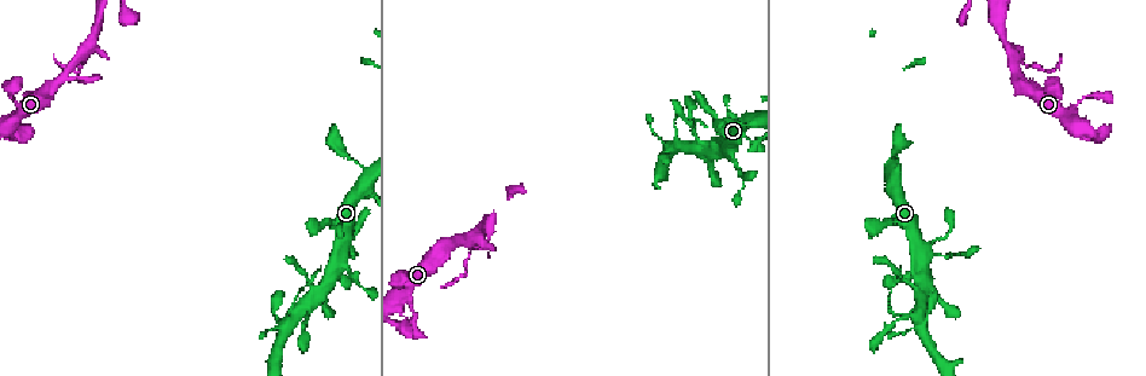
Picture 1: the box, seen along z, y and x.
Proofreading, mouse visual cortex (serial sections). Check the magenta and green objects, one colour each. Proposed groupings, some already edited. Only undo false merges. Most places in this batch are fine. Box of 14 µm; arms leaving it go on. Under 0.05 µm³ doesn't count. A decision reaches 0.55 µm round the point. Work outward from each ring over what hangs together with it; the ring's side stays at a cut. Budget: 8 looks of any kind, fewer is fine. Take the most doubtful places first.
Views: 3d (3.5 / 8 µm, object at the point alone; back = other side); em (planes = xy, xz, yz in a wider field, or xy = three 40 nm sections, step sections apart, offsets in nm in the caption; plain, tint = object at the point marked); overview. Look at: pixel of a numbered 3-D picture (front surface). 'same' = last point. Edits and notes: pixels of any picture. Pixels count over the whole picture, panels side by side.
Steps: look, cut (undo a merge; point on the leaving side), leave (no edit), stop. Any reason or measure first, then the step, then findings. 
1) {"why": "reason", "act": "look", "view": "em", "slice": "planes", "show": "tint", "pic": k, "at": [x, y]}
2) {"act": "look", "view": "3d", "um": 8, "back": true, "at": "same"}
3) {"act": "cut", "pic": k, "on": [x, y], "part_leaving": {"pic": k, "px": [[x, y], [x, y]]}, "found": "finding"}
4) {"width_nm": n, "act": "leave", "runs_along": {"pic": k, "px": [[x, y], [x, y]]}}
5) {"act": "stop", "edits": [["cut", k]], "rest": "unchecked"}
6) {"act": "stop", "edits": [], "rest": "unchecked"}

{"why": "arms part here", "act": "look", "view": "3d", "um": 3.5, "back": true, "pic": 1, "at": [1013, 59]}

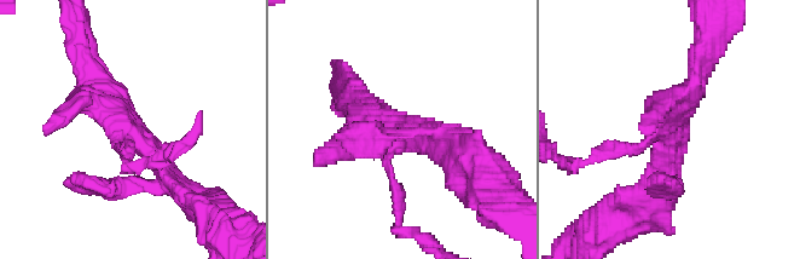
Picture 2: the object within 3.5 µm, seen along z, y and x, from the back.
{"act": "look", "view": "em", "slice": "planes", "show": "tint", "pic": 2, "at": [130, 133]}

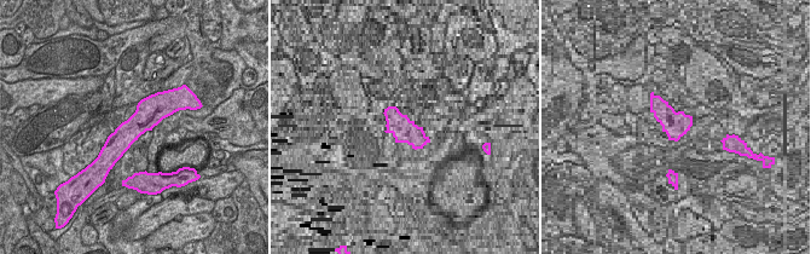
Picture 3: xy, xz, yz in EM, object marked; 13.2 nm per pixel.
{"act": "leave", "runs_along": {"pic": 2, "px": [[187, 194], [114, 111], [92, 67]]}, "found": "continuous, no second cell"}

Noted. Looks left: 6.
{"why": "sudden change in width", "act": "look", "view": "3d", "um": 3.5, "pic": 1, "at": [342, 252]}

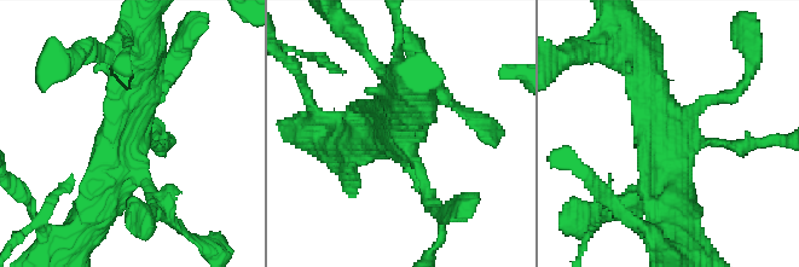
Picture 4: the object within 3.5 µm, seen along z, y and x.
{"act": "look", "view": "em", "slice": "xy", "step": 3, "show": "tint", "pic": 4, "at": [398, 133]}

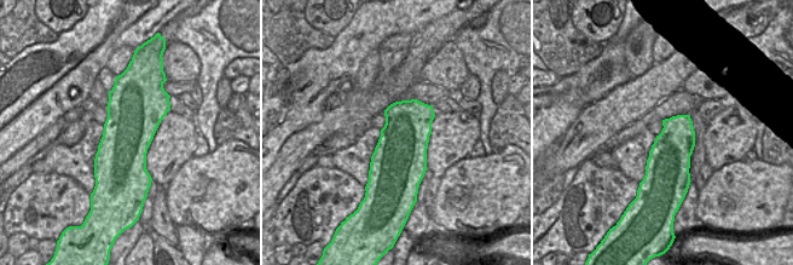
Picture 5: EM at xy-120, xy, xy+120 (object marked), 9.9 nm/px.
{"act": "leave", "runs_along": {"pic": 4, "px": [[139, 67], [125, 167], [94, 210]]}, "found": "one cell here"}

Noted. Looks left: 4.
{"why": "abrupt turn", "act": "look", "view": "3d", "um": 3.5, "pic": 1, "at": [748, 125]}

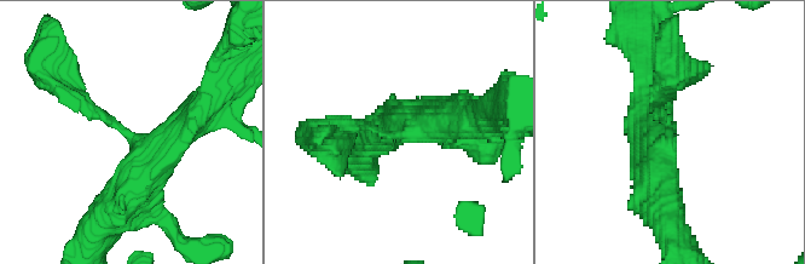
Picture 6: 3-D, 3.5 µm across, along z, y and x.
{"act": "leave", "runs_along": {"pic": 6, "px": [[120, 202], [142, 147], [68, 91]]}, "found": "continuous, no second cell"}

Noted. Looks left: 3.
{"act": "stop", "edits": [], "rest": "unchecked"}

